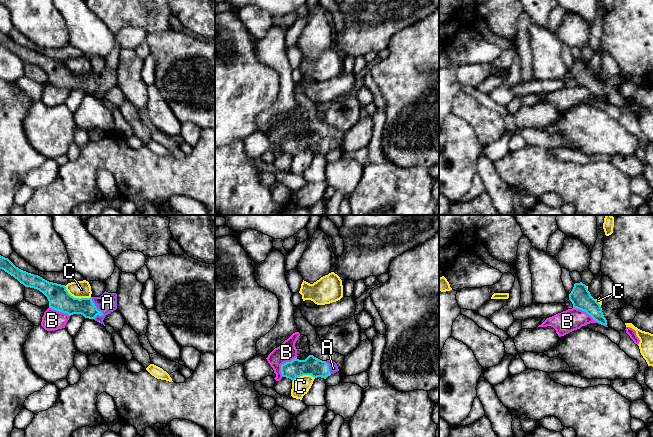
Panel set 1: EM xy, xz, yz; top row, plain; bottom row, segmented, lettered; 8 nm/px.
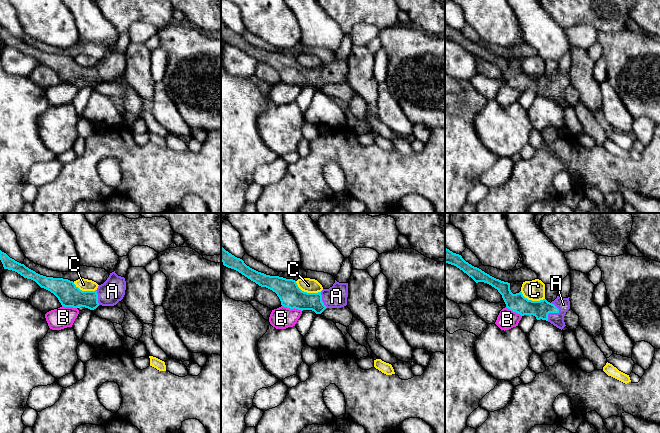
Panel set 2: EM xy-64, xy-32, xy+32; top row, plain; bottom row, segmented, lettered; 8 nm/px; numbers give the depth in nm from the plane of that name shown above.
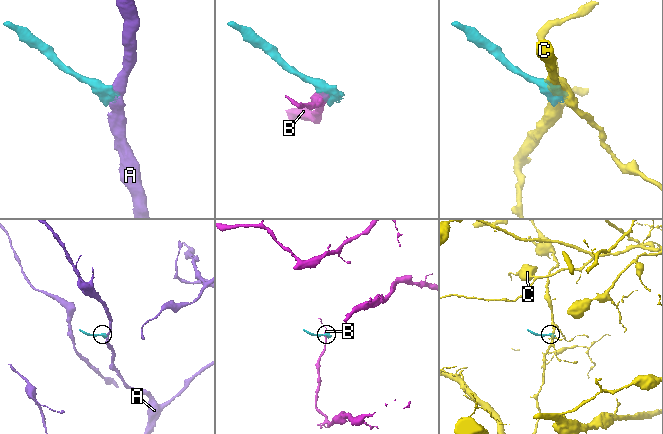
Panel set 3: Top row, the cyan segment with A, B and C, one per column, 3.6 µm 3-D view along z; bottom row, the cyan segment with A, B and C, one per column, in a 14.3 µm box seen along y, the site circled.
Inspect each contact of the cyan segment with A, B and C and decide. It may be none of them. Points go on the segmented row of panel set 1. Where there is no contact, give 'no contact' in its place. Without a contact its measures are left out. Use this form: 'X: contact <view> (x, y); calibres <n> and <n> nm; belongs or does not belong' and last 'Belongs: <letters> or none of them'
A: contact xy (98, 310); calibres 150 and 160 nm; belongs
B: contact yz (590, 315); calibres 160 and 180 nm; does not belong
C: contact xy (76, 298); calibres 180 and 140 nm; does not belong
Belongs: A

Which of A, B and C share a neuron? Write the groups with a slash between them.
A / B / C

